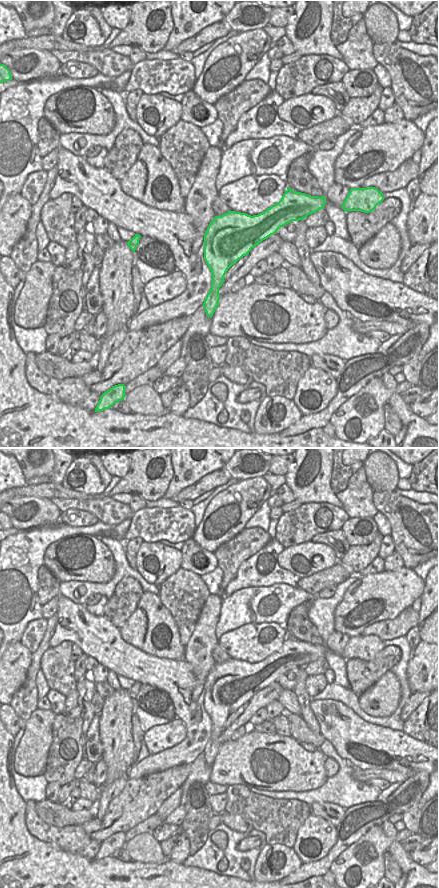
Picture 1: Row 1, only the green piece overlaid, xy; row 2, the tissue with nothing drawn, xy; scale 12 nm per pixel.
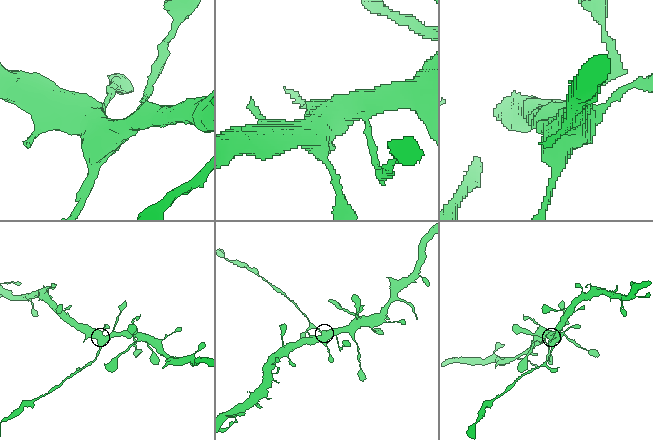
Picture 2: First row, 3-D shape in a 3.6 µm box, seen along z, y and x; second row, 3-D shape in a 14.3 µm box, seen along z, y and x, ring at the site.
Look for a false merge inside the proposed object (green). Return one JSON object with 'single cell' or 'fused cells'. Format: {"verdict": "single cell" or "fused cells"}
{"verdict": "fused cells"}

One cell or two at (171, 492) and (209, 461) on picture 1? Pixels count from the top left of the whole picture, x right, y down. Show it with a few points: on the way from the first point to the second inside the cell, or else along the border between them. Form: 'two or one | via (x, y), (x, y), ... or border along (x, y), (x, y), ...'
one | via (179, 481), (194, 462), (198, 462)

